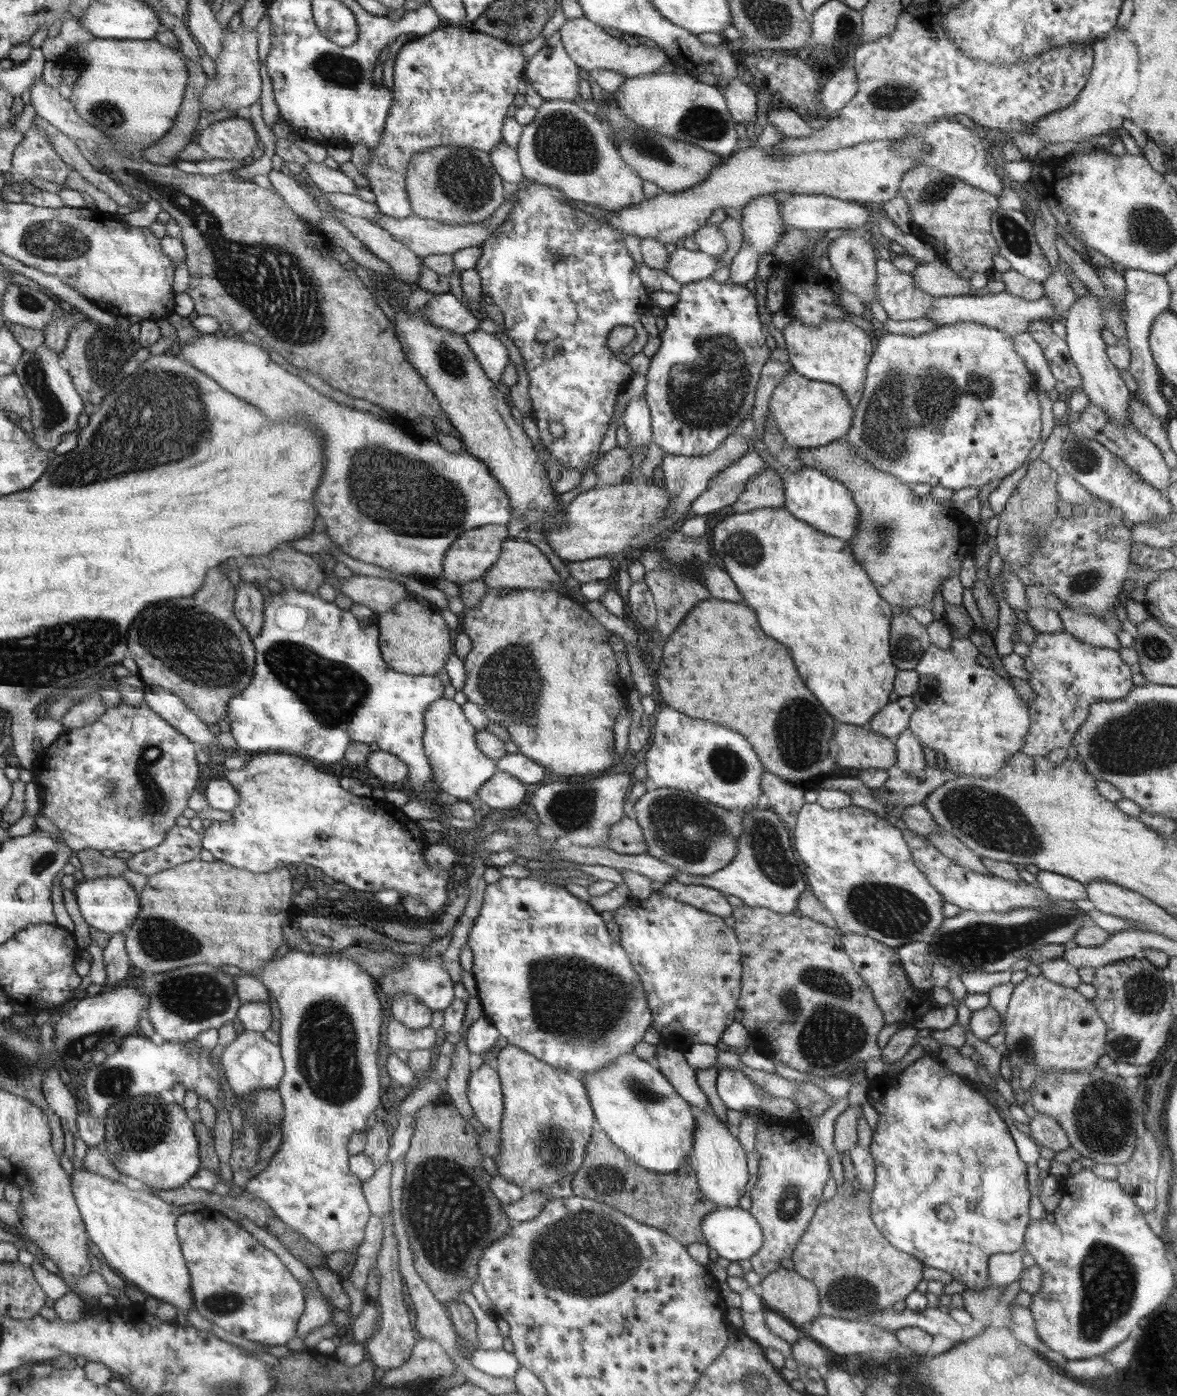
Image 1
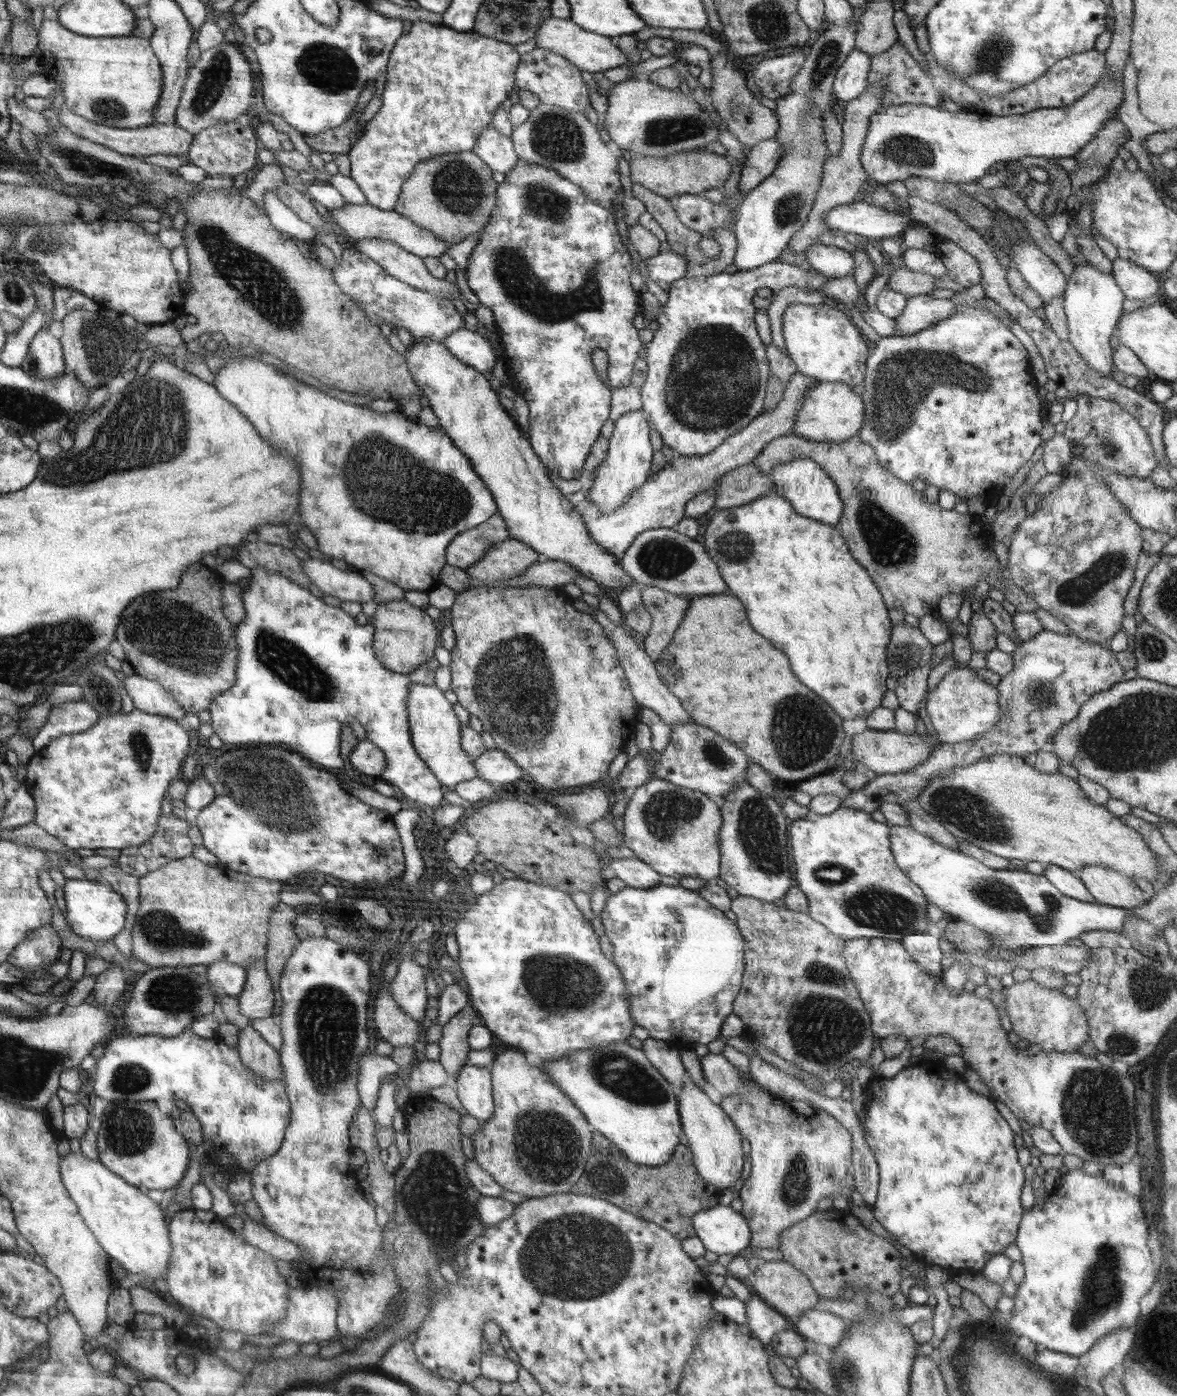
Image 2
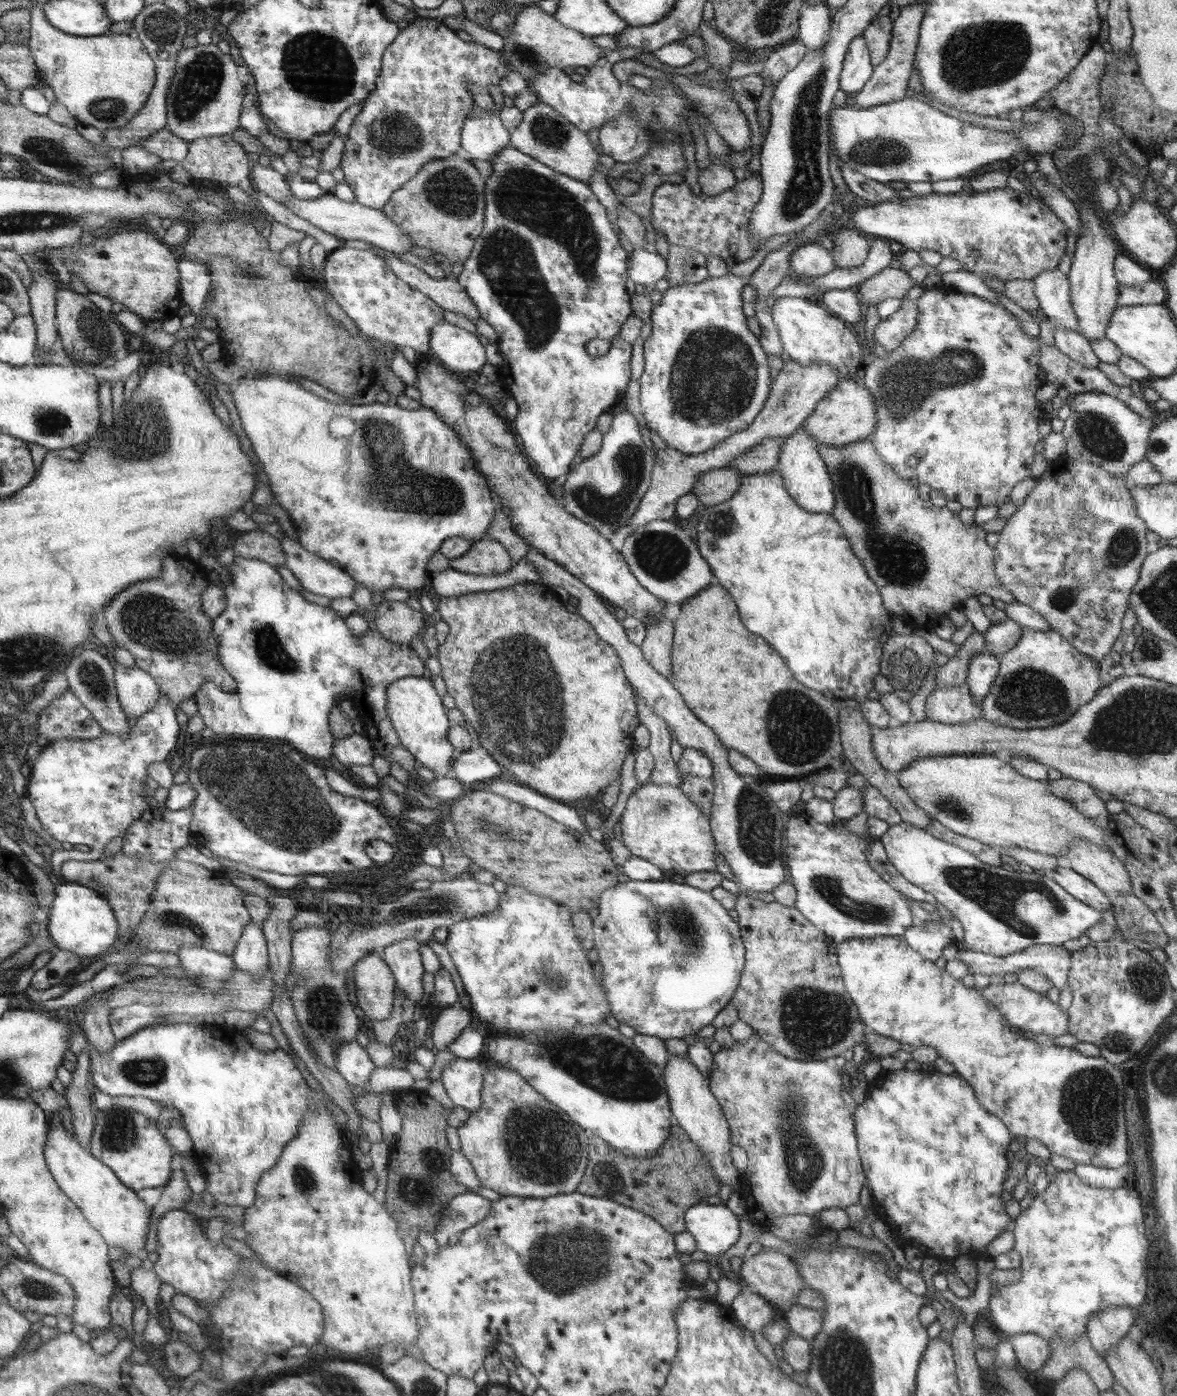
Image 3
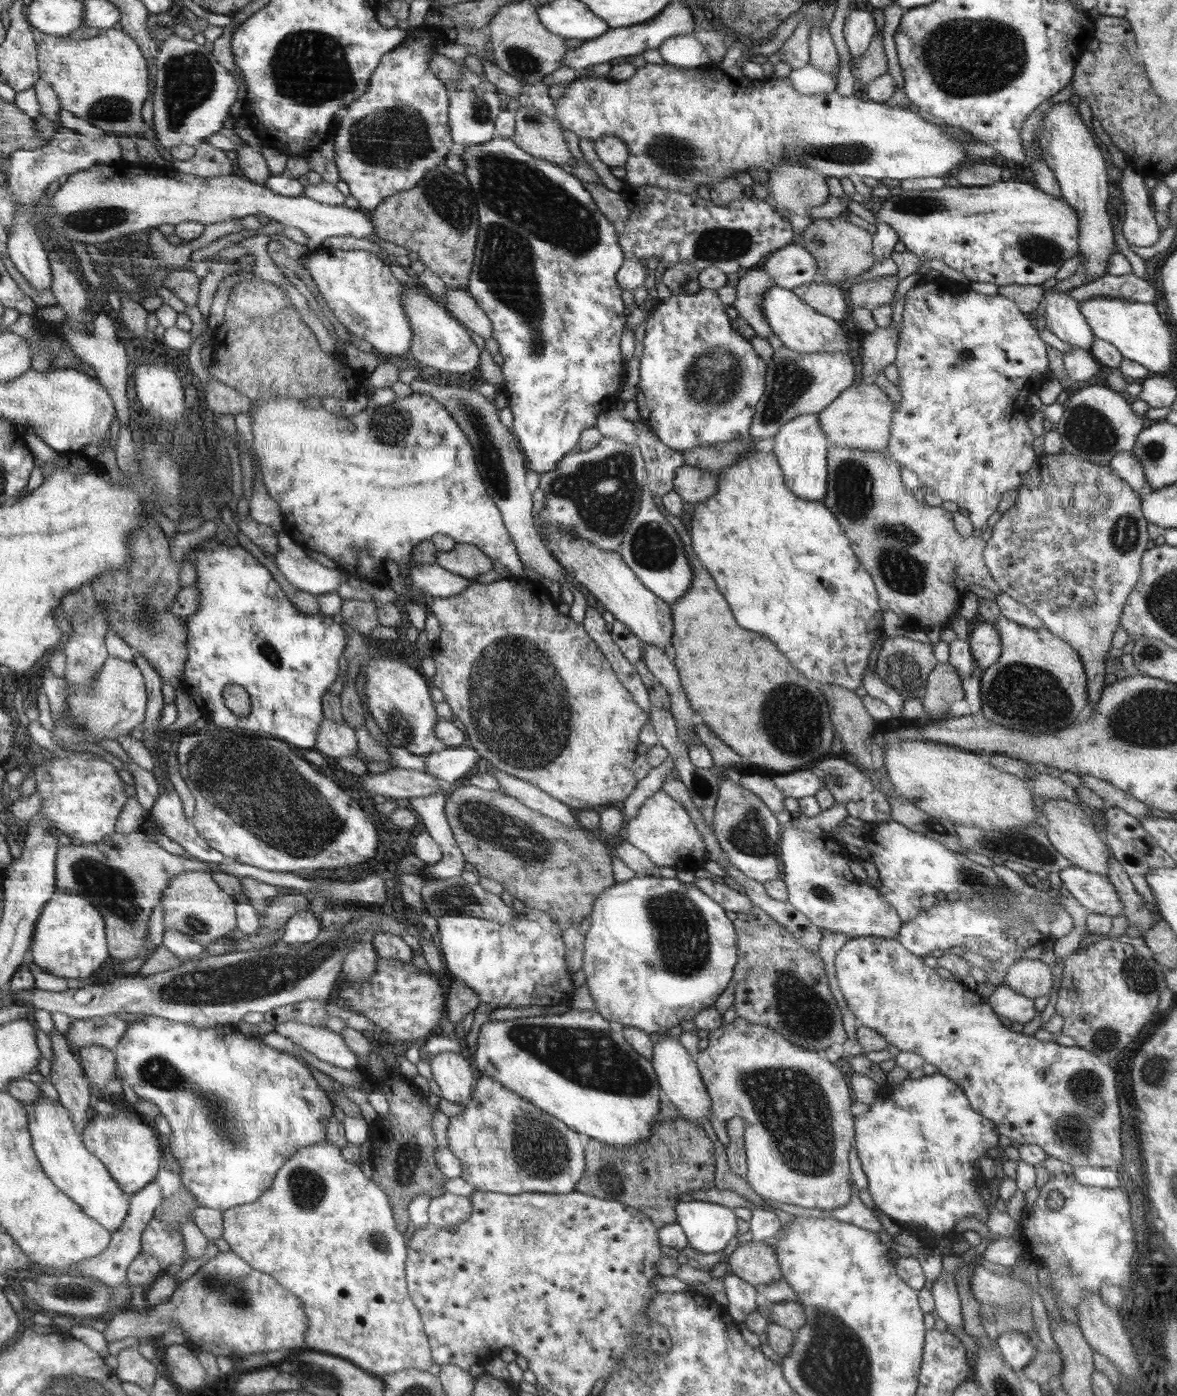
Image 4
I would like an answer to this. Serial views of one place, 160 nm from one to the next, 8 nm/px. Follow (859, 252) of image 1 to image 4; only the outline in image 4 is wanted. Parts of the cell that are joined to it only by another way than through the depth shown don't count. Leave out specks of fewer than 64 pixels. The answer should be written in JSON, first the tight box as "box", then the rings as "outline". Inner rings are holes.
{"box":[762,242,817,289],"outline":[[[792,242],[771,253],[762,268],[776,286],[795,289],[814,281],[817,264],[810,252]]]}

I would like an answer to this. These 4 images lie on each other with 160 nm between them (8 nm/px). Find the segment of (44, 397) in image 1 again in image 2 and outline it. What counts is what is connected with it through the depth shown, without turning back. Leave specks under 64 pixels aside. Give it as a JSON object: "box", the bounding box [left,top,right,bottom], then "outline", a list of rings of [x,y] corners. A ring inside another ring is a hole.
{"box":[20,329,68,379],"outline":[[[42,329],[36,334],[20,367],[43,379],[51,379],[68,371],[61,342],[50,333],[50,329]]]}

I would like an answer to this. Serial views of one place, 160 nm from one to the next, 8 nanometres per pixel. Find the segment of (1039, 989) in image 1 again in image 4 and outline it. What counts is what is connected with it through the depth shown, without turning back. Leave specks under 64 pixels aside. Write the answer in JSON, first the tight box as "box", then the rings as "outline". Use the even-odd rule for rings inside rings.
{"box":[986,984,1040,1024],"outline":[[[1000,984],[986,999],[996,1015],[1004,1016],[1010,1021],[1027,1024],[1040,1016],[1040,1012],[1034,1007],[1034,999],[1022,996],[1008,985]]]}

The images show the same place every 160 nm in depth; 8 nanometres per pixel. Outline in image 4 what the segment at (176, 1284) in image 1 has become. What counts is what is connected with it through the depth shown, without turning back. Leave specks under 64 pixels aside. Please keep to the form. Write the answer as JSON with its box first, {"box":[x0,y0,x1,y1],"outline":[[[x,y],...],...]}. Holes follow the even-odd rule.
{"box":[26,1096,131,1231],"outline":[[[45,1096],[35,1103],[26,1104],[26,1109],[30,1117],[33,1147],[43,1171],[77,1205],[83,1207],[88,1216],[95,1218],[109,1231],[118,1230],[128,1216],[131,1195],[123,1191],[107,1166],[82,1144],[82,1136],[76,1132],[69,1110],[59,1101]]]}

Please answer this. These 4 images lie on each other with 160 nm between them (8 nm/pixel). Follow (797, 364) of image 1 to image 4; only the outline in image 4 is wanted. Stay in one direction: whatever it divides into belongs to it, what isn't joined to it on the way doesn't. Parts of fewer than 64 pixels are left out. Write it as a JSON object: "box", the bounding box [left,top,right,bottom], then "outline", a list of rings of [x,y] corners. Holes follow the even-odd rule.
{"box":[761,286,850,355],"outline":[[[771,286],[763,292],[761,309],[774,335],[785,347],[801,353],[819,353],[826,351],[846,351],[850,355],[848,332],[827,314],[822,316],[818,310],[802,299],[791,289]]]}

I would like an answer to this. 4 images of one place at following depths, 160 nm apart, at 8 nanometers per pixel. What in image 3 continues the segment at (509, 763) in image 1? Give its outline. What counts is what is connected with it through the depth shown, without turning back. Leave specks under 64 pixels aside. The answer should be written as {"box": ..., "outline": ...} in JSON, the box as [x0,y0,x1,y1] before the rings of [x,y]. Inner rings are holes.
{"box":[451,747,502,786],"outline":[[[482,747],[457,753],[453,761],[454,763],[451,764],[453,777],[466,786],[476,784],[476,782],[487,784],[498,779],[502,772],[499,761]]]}

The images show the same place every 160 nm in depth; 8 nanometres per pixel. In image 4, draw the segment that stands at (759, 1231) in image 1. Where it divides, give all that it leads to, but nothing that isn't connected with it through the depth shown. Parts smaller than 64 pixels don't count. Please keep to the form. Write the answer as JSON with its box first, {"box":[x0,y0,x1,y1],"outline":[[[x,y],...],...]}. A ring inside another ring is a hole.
{"box":[676,1199,738,1254],"outline":[[[694,1199],[676,1204],[679,1225],[692,1250],[714,1254],[726,1248],[730,1238],[738,1234],[736,1214],[725,1205]]]}

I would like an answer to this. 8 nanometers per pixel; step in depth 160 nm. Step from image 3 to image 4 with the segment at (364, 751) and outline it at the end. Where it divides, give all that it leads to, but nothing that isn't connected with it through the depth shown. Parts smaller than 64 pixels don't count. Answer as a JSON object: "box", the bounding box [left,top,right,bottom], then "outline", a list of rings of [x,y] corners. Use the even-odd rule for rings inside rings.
{"box":[314,718,358,759],"outline":[[[324,718],[314,749],[334,759],[354,755],[358,751],[356,730],[350,728],[344,721],[336,722]]]}

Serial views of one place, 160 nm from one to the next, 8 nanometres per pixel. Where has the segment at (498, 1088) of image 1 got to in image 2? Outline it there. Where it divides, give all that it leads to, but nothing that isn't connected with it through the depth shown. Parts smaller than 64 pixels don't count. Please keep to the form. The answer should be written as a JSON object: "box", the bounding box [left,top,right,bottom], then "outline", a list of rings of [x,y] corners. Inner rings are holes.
{"box":[453,1065,495,1123],"outline":[[[466,1065],[455,1076],[453,1085],[464,1110],[485,1123],[495,1114],[495,1099],[492,1099],[490,1072],[484,1067]]]}

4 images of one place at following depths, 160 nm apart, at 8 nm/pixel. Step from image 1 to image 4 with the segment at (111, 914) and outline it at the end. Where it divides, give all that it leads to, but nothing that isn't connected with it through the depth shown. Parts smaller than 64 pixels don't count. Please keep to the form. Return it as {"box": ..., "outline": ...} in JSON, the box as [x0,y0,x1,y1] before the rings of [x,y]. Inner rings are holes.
{"box":[32,893,110,978],"outline":[[[56,893],[45,904],[34,925],[32,940],[33,961],[48,974],[62,978],[90,978],[110,955],[102,913],[90,900],[76,893]]]}

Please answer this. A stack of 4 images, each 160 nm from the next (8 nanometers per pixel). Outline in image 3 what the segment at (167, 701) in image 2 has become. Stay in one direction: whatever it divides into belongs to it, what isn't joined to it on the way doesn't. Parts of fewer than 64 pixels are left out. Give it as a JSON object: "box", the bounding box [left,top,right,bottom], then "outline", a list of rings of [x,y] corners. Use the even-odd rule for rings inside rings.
{"box":[113,661,163,718],"outline":[[[113,661],[113,668],[118,702],[127,718],[140,718],[158,704],[163,690],[150,673],[116,661]]]}

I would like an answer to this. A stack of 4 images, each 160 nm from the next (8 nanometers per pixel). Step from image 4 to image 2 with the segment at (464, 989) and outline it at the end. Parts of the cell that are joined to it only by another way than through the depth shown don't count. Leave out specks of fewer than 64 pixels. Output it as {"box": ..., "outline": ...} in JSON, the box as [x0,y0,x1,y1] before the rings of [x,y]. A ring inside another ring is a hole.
{"box":[438,1002,483,1084],"outline":[[[469,1002],[454,1019],[448,1021],[448,1024],[442,1028],[442,1038],[438,1042],[440,1047],[440,1065],[446,1069],[450,1075],[450,1081],[453,1084],[455,1076],[466,1066],[470,1046],[468,1043],[468,1034],[474,1026],[483,1024],[482,1019]]]}

